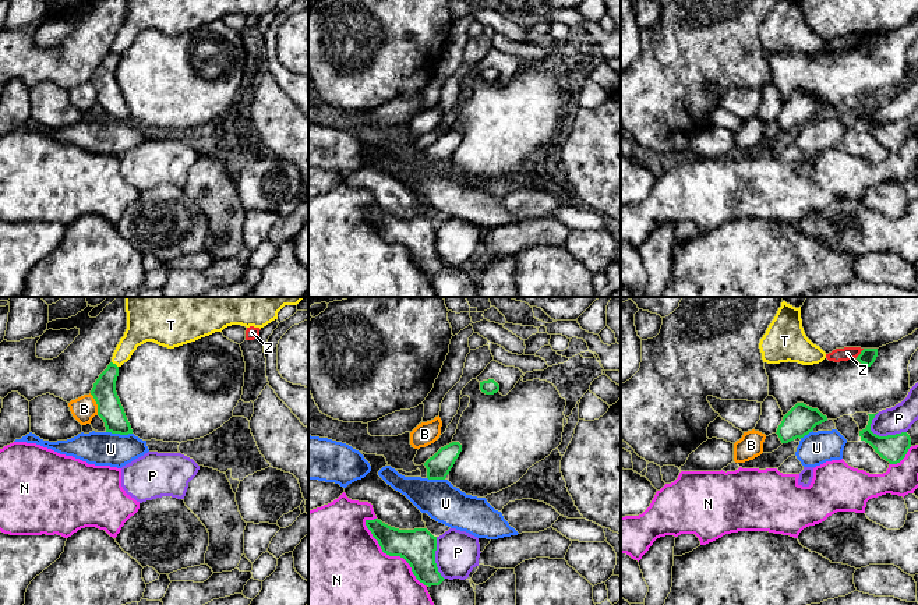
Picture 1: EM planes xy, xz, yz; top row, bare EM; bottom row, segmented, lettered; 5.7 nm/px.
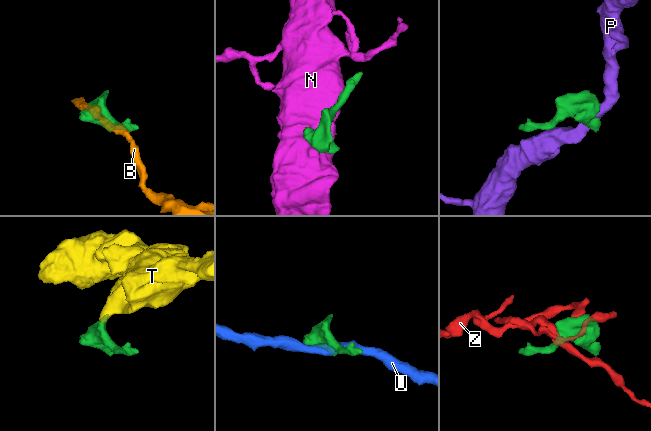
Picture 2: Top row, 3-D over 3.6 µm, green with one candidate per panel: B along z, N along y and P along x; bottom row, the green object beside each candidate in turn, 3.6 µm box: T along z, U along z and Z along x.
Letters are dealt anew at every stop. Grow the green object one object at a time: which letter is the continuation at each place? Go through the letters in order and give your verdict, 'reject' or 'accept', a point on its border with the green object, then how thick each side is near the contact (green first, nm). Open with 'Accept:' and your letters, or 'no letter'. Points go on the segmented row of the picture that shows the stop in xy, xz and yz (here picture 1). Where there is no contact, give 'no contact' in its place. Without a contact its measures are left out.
Accept: no letter
B: reject; meets green in xy at (96, 403); 140 nm thick on the green side, 150 nm on the other
N: reject; meets green in xz at (391, 555); 220 nm thick on the green side, 420 nm on the other
P: reject; meets green in yz at (888, 435); 160 nm thick on the green side, 160 nm on the other
T: reject; meets green in xy at (115, 364); 140 nm thick on the green side, 160 nm on the other
U: reject; meets green in xy at (119, 432); 140 nm thick on the green side, 190 nm on the other
Z: reject; meets green in yz at (861, 353); 90 nm thick on the green side, 80 nm on the other

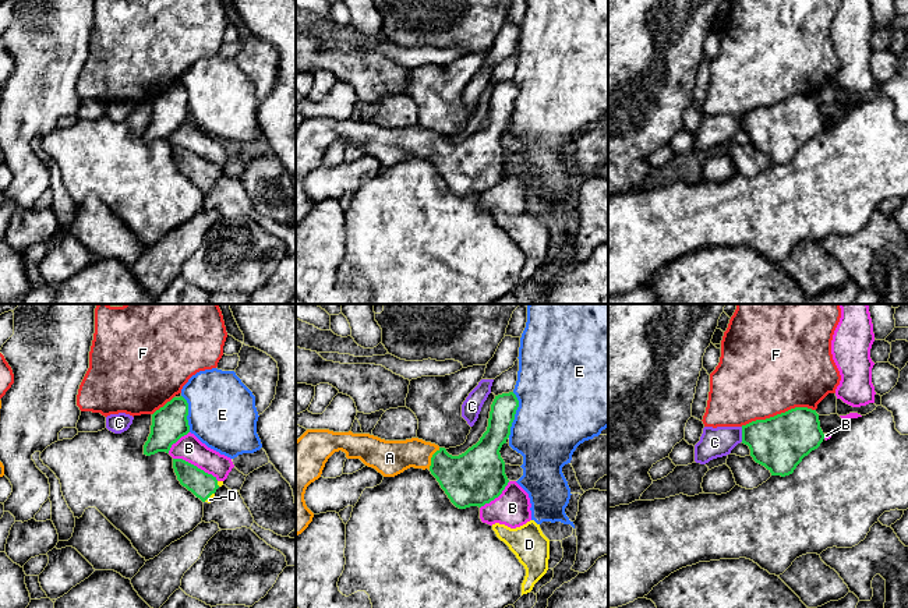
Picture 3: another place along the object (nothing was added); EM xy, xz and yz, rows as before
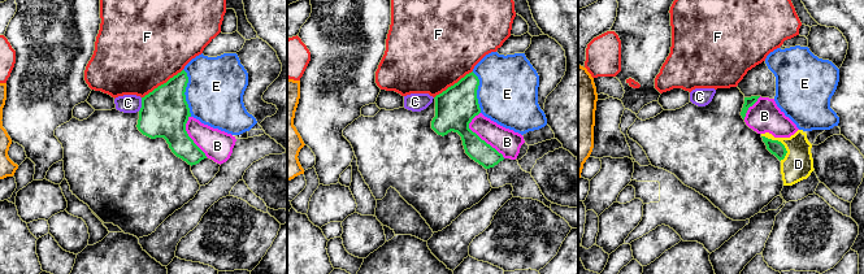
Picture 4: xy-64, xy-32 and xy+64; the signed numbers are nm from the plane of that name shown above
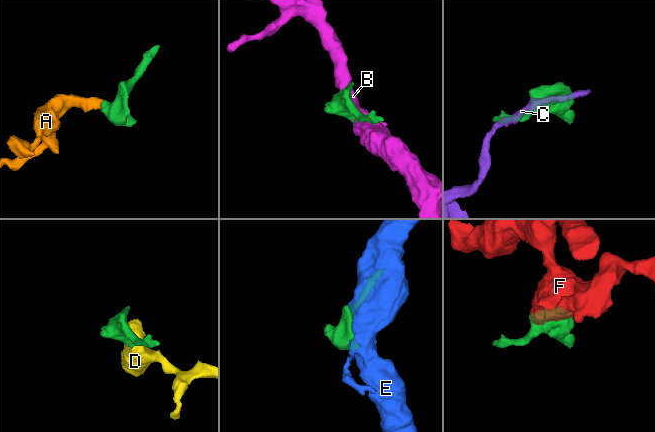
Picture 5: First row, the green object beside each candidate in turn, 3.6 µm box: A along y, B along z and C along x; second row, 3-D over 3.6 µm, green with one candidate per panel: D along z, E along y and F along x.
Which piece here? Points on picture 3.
Accept: A, D
A: accept; meets green in xz at (431, 459); 300 nm thick on the green side, 200 nm on the other
B: reject; meets green in xy at (195, 466); 150 nm thick on the green side, 150 nm on the other
C: reject; meets green in yz at (742, 434); 320 nm thick on the green side, 180 nm on the other
D: accept; meets green in xy at (208, 497); 150 nm thick on the green side, 40 nm on the other
E: reject; meets green in xz at (515, 413); 150 nm thick on the green side, 460 nm on the other
F: reject; meets green in yz at (777, 414); 320 nm thick on the green side, 500 nm on the other

